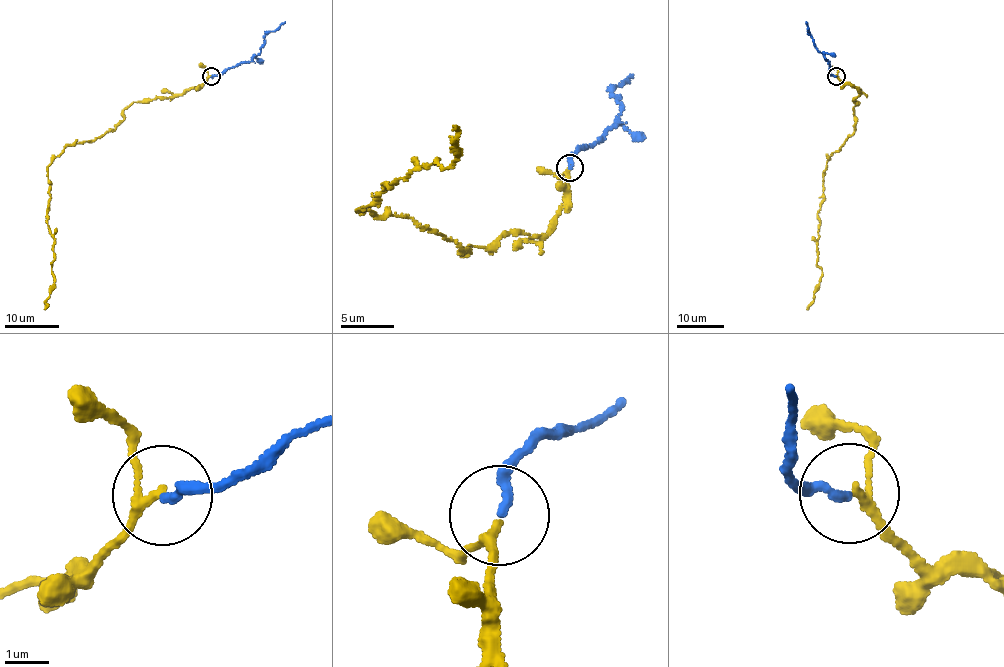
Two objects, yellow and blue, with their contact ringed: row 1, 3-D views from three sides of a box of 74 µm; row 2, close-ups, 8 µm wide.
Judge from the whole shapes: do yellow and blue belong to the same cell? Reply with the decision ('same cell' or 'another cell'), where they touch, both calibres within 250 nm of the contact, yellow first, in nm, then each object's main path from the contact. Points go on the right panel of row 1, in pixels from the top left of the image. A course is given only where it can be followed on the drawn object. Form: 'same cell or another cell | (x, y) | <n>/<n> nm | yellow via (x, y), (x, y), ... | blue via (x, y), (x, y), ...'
same cell | (836, 76) | 170/200 nm | yellow via (836, 76), (859, 93), (852, 100), (854, 133), (829, 157), (824, 175), (817, 245), (822, 270), (807, 309) | blue via (836, 76), (831, 75), (827, 61), (817, 49), (806, 21)

